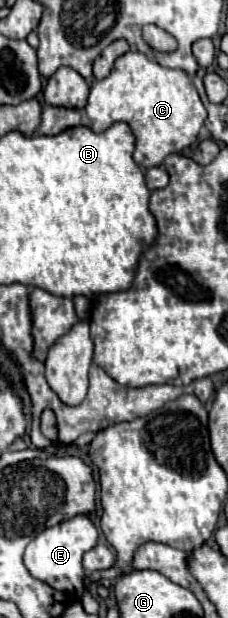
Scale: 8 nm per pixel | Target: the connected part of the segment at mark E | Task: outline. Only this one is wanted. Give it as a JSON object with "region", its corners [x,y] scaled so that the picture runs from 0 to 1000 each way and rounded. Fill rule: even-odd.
{"region":[[[333,833],[254,846],[246,853],[193,856],[158,872],[140,872],[105,892],[105,914],[140,934],[211,943],[254,956],[325,956],[333,963],[368,960],[368,921],[360,898],[421,882],[430,859],[377,833]]]}

